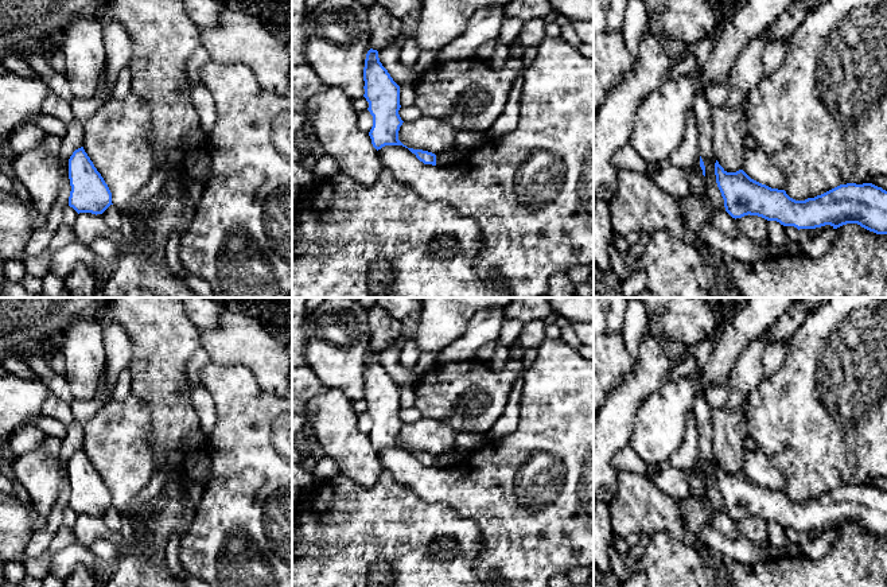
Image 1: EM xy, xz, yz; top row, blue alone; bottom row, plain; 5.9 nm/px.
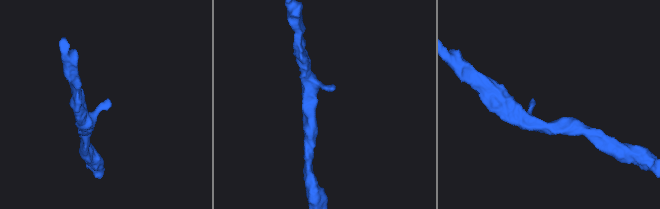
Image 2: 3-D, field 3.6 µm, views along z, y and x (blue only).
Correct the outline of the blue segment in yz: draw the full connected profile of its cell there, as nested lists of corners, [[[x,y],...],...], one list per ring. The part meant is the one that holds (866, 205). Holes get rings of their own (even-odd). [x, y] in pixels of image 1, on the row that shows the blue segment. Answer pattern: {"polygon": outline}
{"polygon": [[[717,160],[715,175],[725,211],[735,219],[758,215],[798,230],[857,223],[887,234],[887,191],[872,183],[840,184],[814,198],[795,201],[785,190],[751,179],[743,170],[727,172]]]}

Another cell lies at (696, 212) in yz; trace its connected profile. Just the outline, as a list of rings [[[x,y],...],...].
[[[689,193],[685,198],[677,199],[677,203],[686,228],[704,242],[704,226],[713,218],[713,206],[709,198],[704,199]]]

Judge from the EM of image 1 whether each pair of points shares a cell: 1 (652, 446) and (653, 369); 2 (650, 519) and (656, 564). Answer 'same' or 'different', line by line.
1: different
2: different

